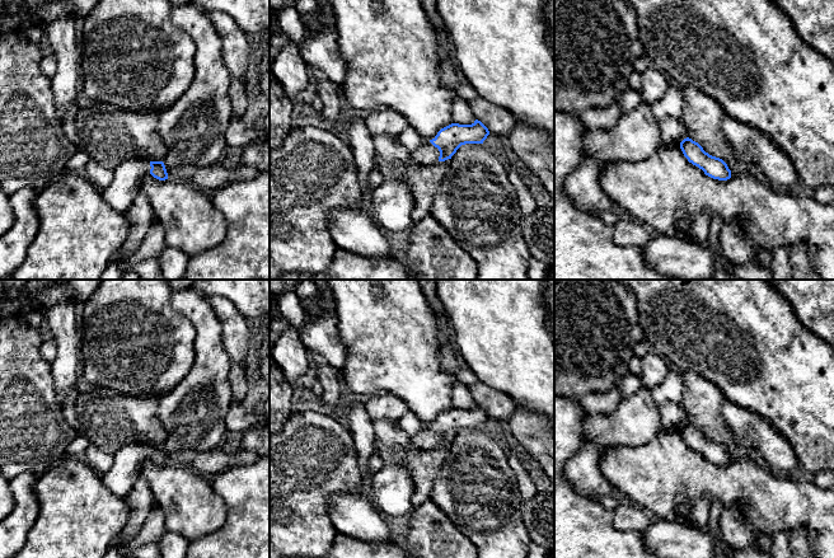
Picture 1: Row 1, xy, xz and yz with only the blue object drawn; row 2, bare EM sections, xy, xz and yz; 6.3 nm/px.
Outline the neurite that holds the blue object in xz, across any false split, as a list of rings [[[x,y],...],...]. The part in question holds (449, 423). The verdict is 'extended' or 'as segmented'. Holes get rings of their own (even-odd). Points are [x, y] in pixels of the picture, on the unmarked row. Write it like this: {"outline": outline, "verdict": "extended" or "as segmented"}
{"outline": [[[478,404],[472,409],[451,408],[441,413],[432,425],[411,436],[411,444],[418,450],[445,446],[451,444],[461,430],[483,428],[488,419],[488,413]]], "verdict": "extended"}

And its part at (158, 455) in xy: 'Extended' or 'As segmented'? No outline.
Extended

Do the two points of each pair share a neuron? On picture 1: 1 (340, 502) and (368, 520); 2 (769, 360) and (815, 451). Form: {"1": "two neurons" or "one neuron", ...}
{"1": "one neuron", "2": "one neuron"}

